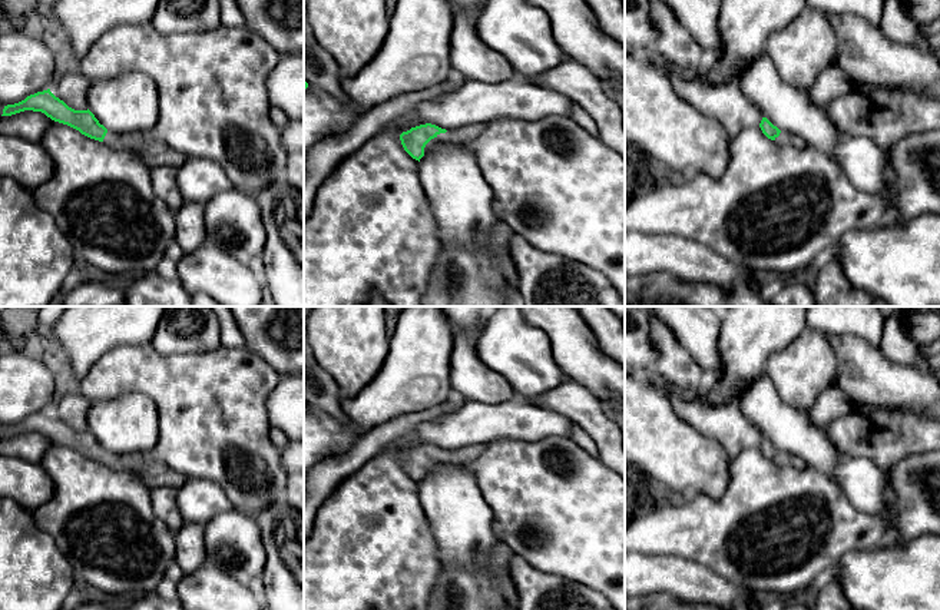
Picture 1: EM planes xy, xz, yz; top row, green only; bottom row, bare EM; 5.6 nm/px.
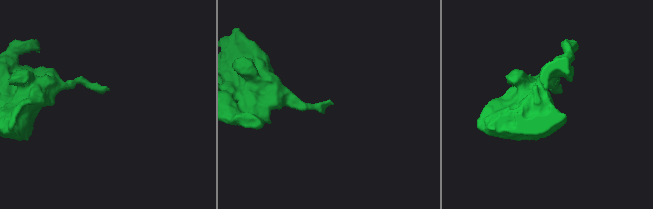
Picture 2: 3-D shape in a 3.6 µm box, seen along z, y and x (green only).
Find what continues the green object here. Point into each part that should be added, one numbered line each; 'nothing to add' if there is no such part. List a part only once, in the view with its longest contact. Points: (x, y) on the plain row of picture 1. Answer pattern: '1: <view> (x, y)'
1: xz (466, 456)

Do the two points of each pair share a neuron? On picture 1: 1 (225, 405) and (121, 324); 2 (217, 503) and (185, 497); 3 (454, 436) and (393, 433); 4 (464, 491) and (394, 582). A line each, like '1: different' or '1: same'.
1: different
2: same
3: different
4: different

